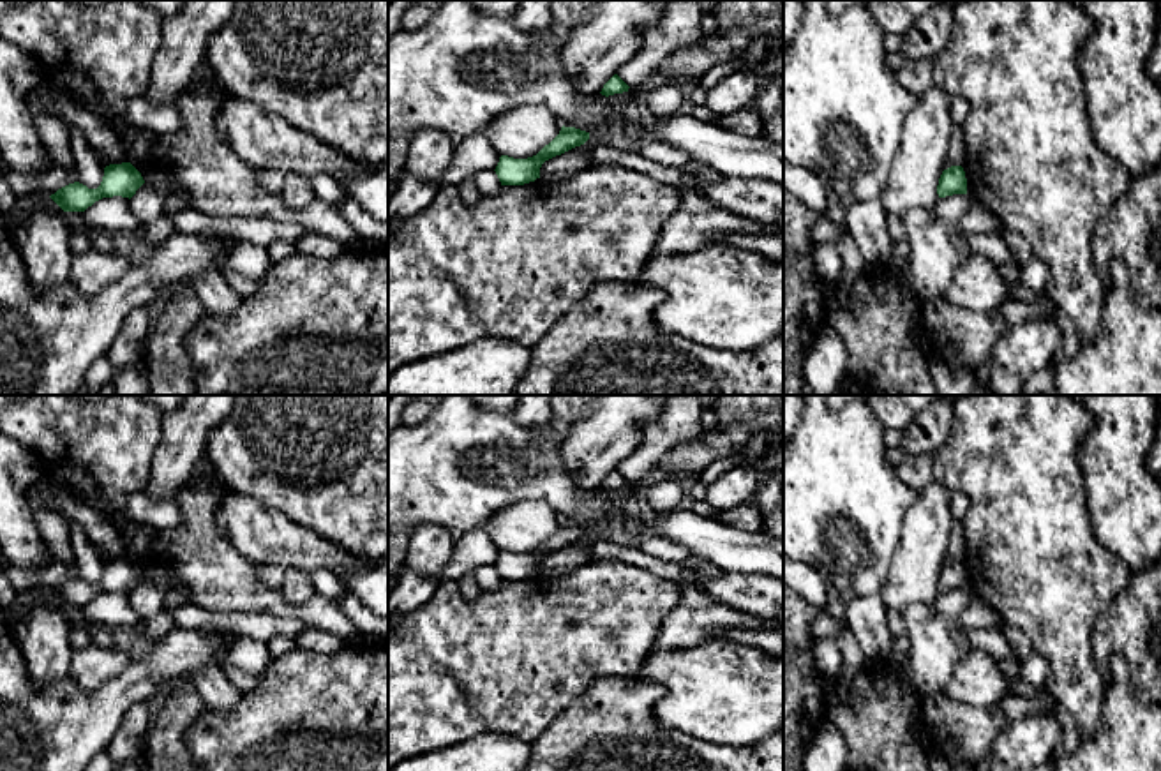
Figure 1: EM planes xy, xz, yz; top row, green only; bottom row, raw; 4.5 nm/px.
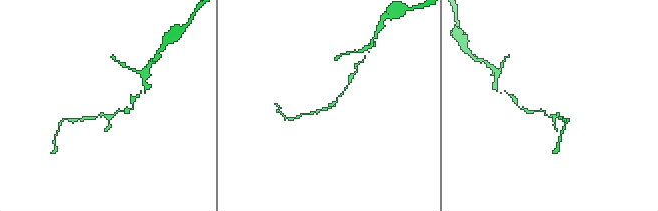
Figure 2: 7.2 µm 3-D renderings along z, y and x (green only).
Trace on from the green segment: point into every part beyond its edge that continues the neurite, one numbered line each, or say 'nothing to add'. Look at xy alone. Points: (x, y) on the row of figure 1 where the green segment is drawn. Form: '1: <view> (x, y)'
nothing to add

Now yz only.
nothing to add

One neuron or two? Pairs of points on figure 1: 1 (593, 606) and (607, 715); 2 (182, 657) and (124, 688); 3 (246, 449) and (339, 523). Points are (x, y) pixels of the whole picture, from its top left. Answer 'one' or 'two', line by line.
1: two
2: one
3: one

